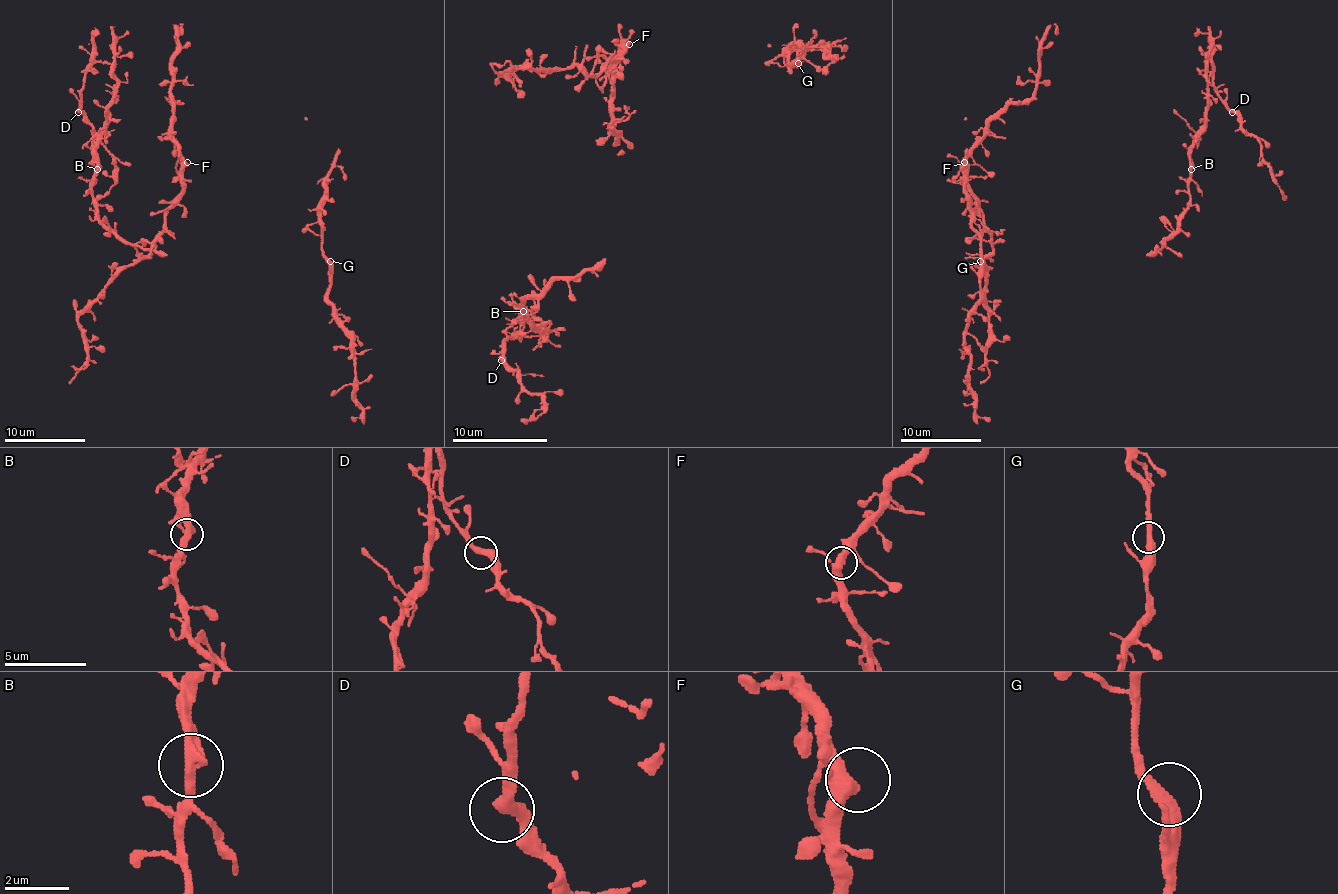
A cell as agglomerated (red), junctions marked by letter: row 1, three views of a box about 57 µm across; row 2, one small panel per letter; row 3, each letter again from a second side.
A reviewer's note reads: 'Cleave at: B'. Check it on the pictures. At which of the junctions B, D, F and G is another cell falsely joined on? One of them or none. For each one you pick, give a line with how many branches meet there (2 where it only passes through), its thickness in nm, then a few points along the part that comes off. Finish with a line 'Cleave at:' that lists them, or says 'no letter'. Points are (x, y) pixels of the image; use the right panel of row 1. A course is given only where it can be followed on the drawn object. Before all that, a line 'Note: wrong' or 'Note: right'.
Note: wrong
Cleave at: no letter

